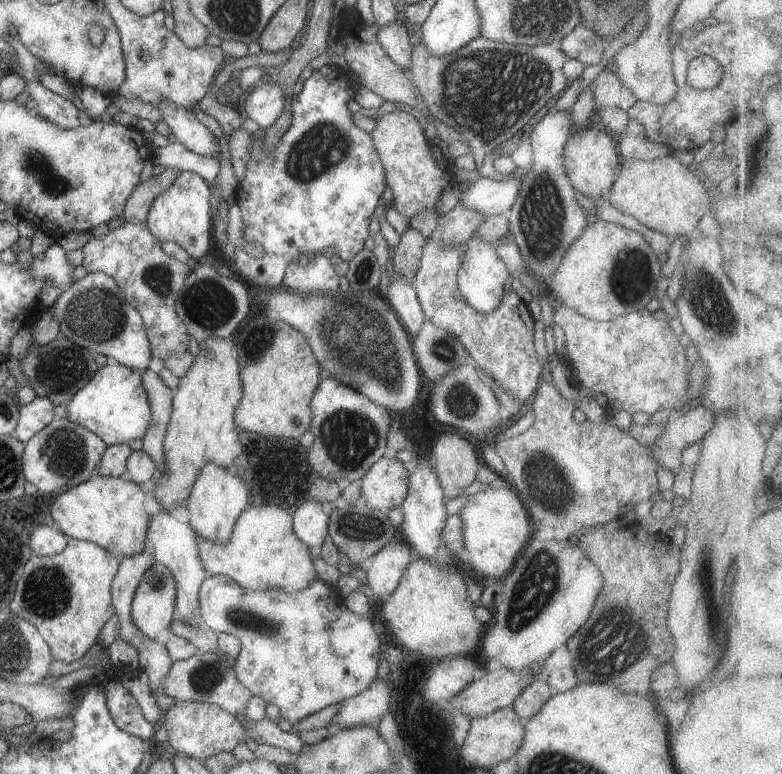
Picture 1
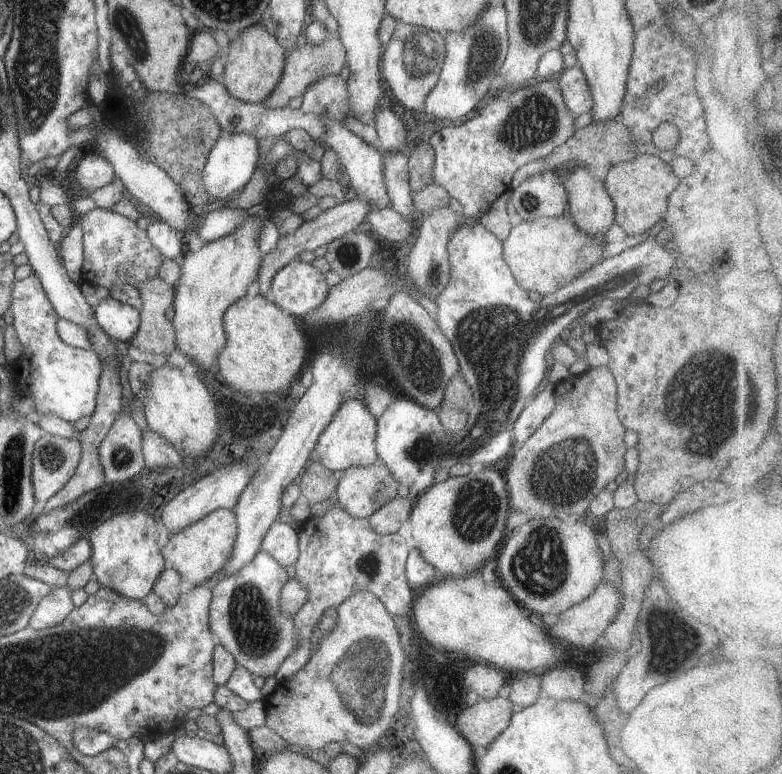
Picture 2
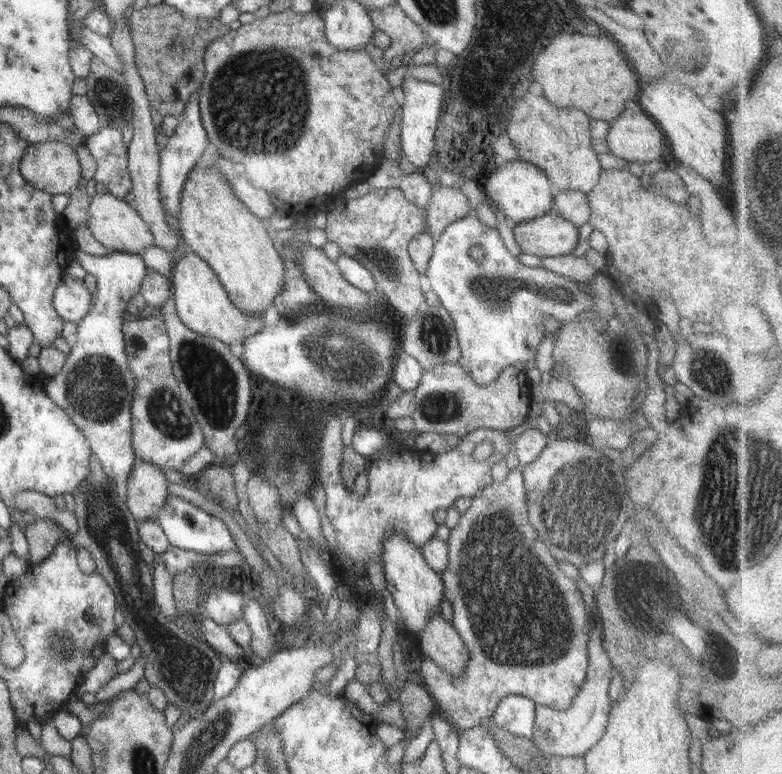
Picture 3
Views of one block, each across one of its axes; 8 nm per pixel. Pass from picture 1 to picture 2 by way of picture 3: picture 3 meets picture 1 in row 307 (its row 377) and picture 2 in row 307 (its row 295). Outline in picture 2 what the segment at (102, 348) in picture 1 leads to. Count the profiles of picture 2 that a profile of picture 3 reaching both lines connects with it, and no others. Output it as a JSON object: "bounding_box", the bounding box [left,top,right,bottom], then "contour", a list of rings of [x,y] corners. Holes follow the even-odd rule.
{"bounding_box":[93,297,141,344],"contour":[[[114,297],[101,300],[93,312],[98,324],[110,338],[128,344],[138,332],[141,312],[118,302]]]}

